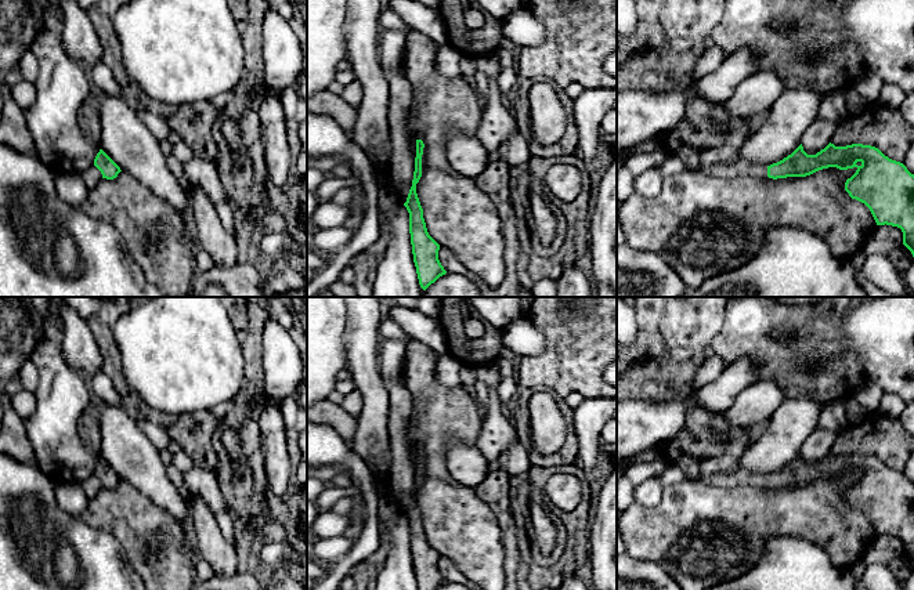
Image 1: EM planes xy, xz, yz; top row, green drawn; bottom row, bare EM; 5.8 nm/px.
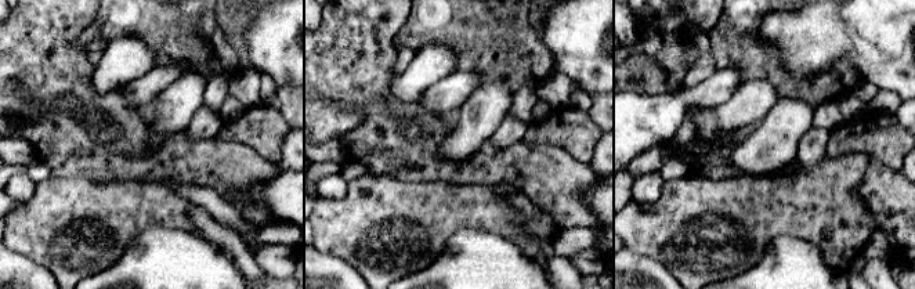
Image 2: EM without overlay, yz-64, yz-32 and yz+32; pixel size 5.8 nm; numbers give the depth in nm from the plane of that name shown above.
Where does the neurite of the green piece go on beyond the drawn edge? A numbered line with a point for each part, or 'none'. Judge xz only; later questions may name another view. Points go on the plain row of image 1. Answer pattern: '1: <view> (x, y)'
none

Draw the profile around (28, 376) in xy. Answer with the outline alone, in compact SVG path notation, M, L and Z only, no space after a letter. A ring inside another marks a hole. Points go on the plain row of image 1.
M30 358L24 362L17 379L19 380L24 390L29 392L36 391L39 384L39 372Z

